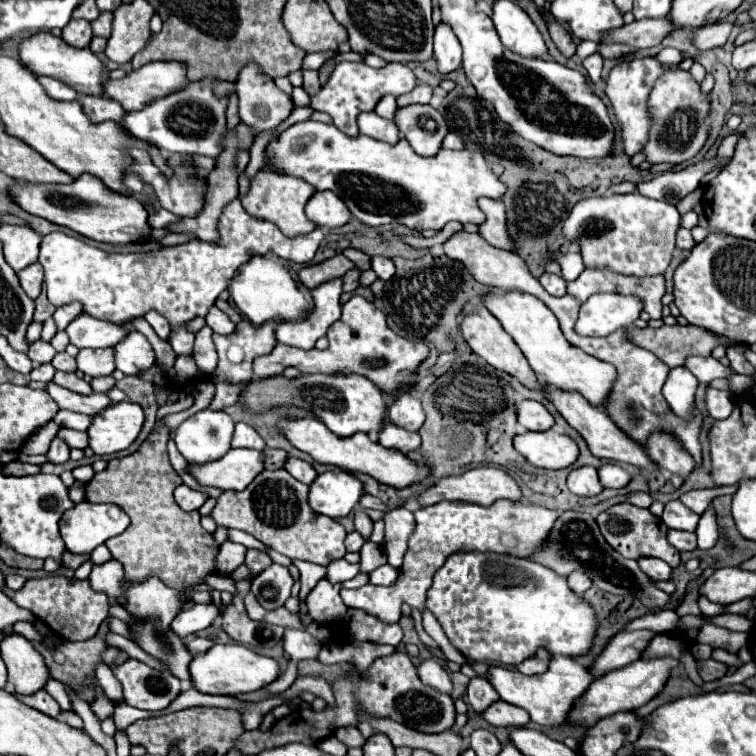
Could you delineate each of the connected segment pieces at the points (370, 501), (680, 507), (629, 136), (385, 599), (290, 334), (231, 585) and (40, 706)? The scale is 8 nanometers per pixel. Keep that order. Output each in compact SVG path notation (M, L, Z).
M363 493L363 495L361 495L359 505L361 505L363 509L381 509L381 511L387 511L387 507L385 507L377 497L373 497L373 495L369 495L369 493Z
M669 501L665 505L665 511L661 515L663 523L671 529L683 529L683 531L695 531L699 515L687 509L681 501Z
M635 57L631 61L623 61L615 65L607 77L605 83L605 95L609 97L617 121L621 123L623 129L623 143L625 143L625 153L633 157L643 149L643 143L647 143L647 133L651 131L651 111L647 111L647 95L651 93L653 83L659 79L659 75L667 71L681 69L679 65L661 65L655 57Z
M439 501L431 507L419 507L415 511L417 527L409 539L409 549L405 553L397 583L391 587L367 583L355 591L341 589L341 597L347 607L357 607L369 615L375 615L377 619L383 619L385 623L397 623L403 601L419 611L425 607L425 593L431 585L431 579L449 555L457 551L493 551L527 557L539 549L557 517L557 511L511 501L495 501L491 507L463 501Z
M341 279L327 281L313 291L315 309L305 321L299 323L279 323L275 327L277 343L291 345L297 349L313 349L315 341L327 333L327 329L341 317Z
M213 573L205 579L207 585L211 585L213 589L217 591L229 591L231 595L237 595L237 589L235 589L235 581L229 577L229 575L223 575L223 573Z
M45 689L37 691L35 695L15 695L15 697L19 697L25 705L29 705L29 707L33 707L33 709L37 709L49 717L57 717L61 711L59 703Z

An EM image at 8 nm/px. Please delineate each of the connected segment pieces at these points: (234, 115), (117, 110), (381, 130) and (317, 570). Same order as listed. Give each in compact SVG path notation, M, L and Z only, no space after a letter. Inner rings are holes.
M233 92L229 98L226 118L228 129L235 129L235 127L240 123L238 114L238 95L236 92Z
M83 95L79 97L79 103L83 103L83 113L91 119L91 123L101 123L107 119L121 123L123 107L119 107L119 103L115 103L113 99Z
M365 111L363 115L359 115L359 131L363 135L369 135L373 139L385 141L385 143L397 143L399 141L399 131L397 125L389 119L379 117L375 111Z
M295 561L295 565L301 571L301 579L299 579L301 581L301 593L299 593L299 597L305 599L307 593L317 585L317 581L325 577L327 567L317 565L317 563L307 563L307 561Z

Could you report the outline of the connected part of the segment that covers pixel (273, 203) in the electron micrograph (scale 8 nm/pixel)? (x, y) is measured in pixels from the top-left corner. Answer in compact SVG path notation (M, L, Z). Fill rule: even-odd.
M261 171L251 179L251 187L249 193L243 197L243 207L249 215L263 219L263 221L271 221L275 223L283 235L287 237L295 237L295 235L303 235L303 233L311 233L317 225L311 223L305 217L305 203L307 199L315 193L315 187L311 187L307 181L293 177L293 175L283 175L283 173L275 173L275 171Z

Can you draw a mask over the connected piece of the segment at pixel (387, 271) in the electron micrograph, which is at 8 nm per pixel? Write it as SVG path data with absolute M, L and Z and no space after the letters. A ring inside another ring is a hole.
M373 255L373 257L371 257L371 269L377 273L377 277L379 277L381 281L391 279L393 273L395 273L393 261L391 261L389 257L383 257L383 255Z

